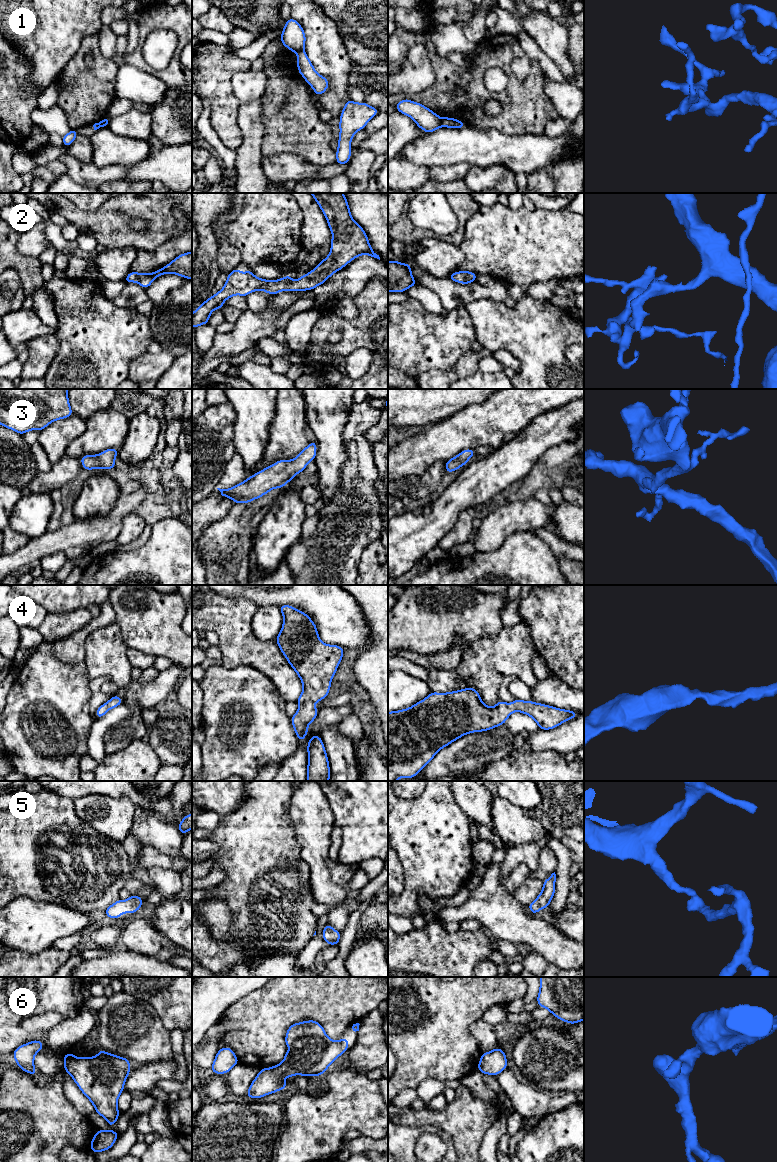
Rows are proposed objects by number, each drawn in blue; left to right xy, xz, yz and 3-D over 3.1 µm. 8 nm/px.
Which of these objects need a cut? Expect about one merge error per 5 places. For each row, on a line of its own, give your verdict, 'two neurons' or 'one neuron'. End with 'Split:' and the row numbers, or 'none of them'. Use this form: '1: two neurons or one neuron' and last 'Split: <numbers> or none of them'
1: two neurons
2: one neuron
3: one neuron
4: one neuron
5: one neuron
6: one neuron
Split: 1

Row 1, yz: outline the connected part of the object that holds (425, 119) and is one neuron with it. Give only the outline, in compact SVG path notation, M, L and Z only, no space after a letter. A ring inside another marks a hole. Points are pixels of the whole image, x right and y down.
M403 99L394 106L400 113L411 117L416 125L426 133L431 133L442 127L440 116L420 103Z

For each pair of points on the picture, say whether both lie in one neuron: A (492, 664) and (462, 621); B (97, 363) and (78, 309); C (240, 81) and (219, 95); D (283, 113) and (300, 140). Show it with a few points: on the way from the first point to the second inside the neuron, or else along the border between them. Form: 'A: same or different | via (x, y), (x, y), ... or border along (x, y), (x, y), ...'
A: different | border along (498, 633), (492, 636), (482, 636), (470, 644)
B: same | via (95, 350), (95, 334), (88, 322)
C: different | border along (249, 70), (237, 71), (231, 80), (240, 102)
D: same | via (290, 120), (300, 133)

